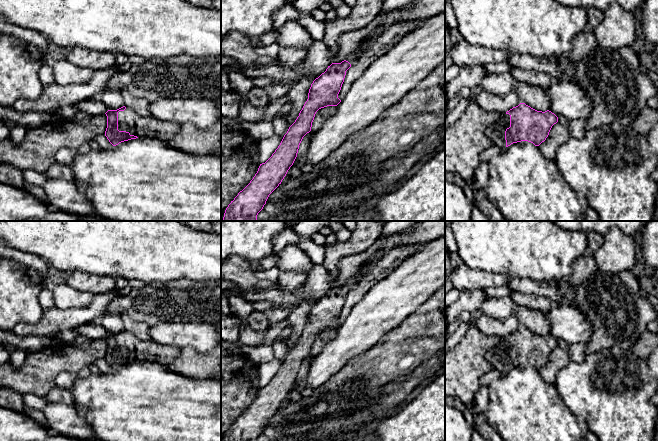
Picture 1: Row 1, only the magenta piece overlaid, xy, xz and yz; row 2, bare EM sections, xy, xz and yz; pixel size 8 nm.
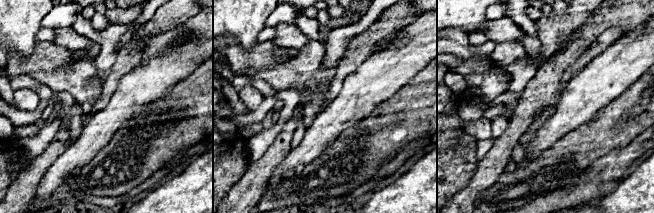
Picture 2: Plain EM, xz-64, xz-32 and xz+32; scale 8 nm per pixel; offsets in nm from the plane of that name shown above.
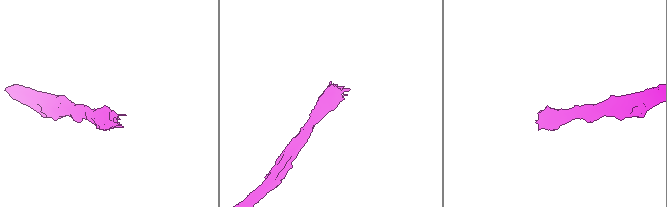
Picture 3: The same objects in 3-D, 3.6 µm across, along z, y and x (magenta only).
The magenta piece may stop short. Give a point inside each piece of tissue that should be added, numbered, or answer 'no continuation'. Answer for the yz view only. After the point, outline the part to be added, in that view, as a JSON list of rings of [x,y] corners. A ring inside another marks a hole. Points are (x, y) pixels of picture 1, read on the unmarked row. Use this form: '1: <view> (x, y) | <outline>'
1: yz (496, 356) | [[[503,337],[499,343],[489,350],[485,357],[491,363],[491,367],[497,369],[501,374],[506,373],[505,355],[510,351],[510,339]]]

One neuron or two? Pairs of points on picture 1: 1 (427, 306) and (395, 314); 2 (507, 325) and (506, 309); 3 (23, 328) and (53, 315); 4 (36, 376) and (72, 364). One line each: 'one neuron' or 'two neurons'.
1: two neurons
2: two neurons
3: one neuron
4: one neuron

